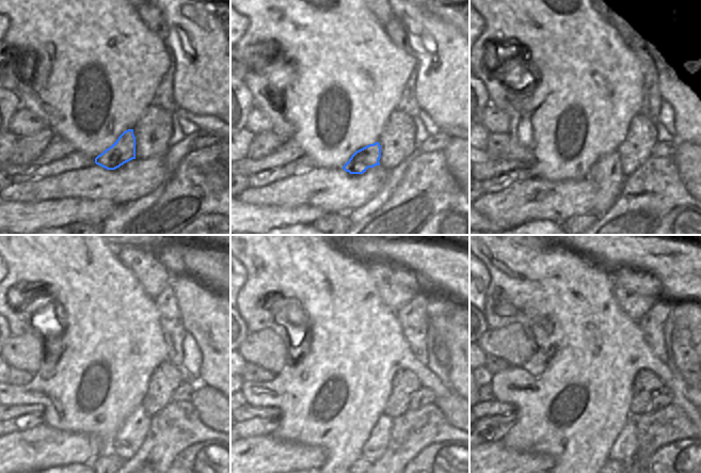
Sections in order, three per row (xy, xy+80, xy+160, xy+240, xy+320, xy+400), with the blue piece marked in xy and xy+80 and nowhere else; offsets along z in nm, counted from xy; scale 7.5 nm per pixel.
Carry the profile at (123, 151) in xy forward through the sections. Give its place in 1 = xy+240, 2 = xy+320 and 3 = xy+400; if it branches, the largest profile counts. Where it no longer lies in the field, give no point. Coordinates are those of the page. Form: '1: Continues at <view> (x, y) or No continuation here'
1: Continues at xy+240 (132, 432)
2: Continues at xy+320 (376, 445)
3: Continues at xy+400 (624, 448)

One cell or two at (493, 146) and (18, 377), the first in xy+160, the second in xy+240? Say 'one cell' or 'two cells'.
one cell

